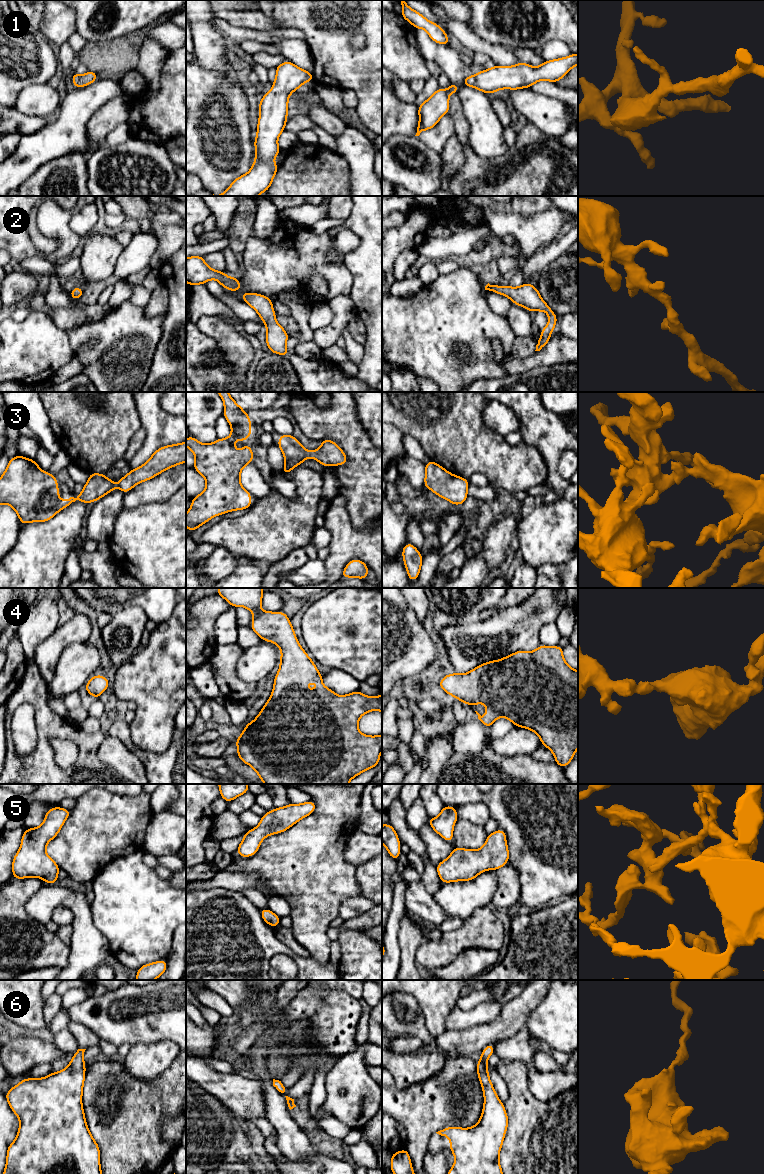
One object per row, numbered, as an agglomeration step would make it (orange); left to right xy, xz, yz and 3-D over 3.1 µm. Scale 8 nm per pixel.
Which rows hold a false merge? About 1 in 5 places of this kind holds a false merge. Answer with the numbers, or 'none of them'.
none of them

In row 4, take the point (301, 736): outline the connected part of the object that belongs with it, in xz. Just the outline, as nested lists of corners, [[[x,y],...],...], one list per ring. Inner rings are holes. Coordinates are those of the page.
[[[218,588],[217,593],[231,606],[250,610],[254,618],[250,627],[261,640],[273,642],[281,649],[280,667],[274,678],[270,698],[253,722],[245,725],[242,734],[236,739],[237,755],[250,765],[264,784],[348,784],[362,772],[378,765],[382,751],[382,734],[368,736],[358,729],[361,716],[369,711],[382,712],[382,694],[370,697],[359,690],[339,696],[323,685],[321,675],[307,652],[301,648],[290,619],[283,612],[262,611],[263,588]],[[318,682],[316,690],[303,689],[303,685]]]

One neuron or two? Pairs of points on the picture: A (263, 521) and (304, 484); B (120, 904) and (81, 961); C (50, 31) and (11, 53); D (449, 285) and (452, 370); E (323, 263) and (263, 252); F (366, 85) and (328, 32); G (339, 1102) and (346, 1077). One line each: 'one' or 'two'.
A: one
B: two
C: two
D: one
E: one
F: one
G: one

